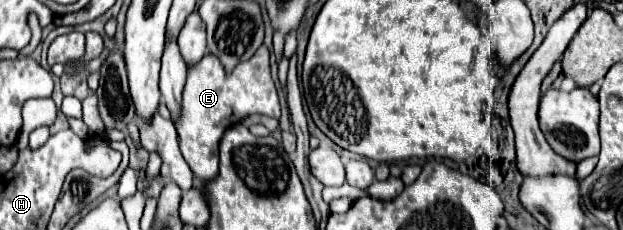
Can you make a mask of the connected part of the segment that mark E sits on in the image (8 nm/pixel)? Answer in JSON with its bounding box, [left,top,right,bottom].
[175,46,281,182]

